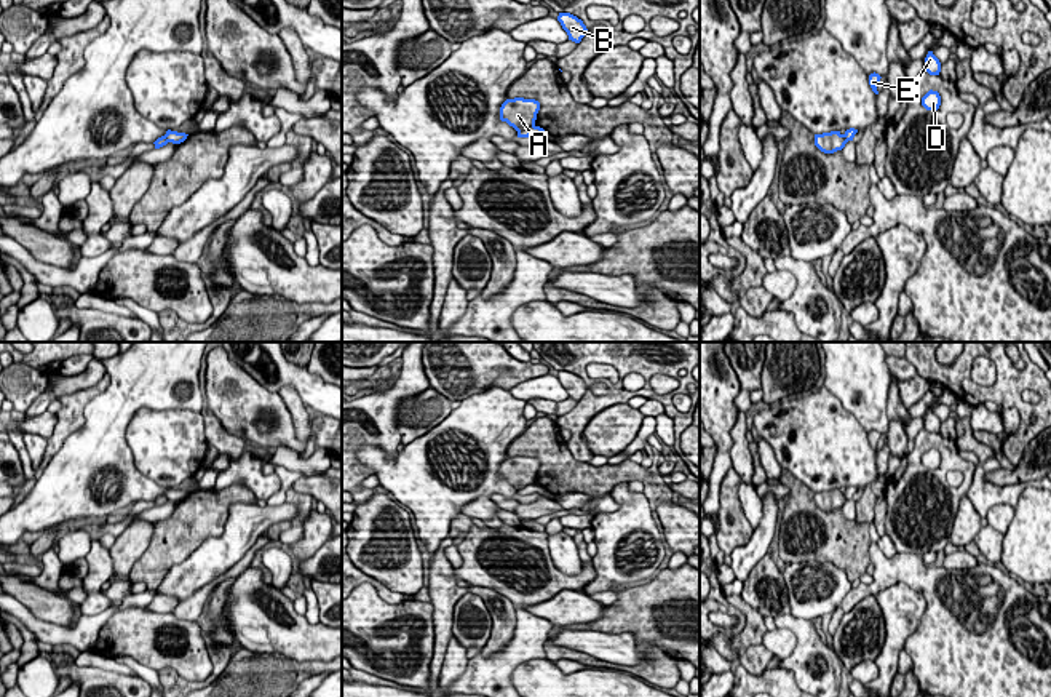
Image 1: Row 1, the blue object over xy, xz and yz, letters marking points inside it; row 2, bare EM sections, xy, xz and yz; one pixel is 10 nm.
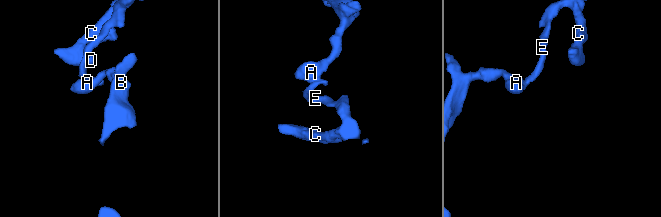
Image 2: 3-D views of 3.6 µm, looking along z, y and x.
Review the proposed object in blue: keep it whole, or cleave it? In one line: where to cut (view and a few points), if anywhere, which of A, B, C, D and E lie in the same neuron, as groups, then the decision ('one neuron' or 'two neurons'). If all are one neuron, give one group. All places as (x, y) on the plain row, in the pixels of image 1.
cut in xz along (534, 481), (518, 491); A B / C D E; two neurons

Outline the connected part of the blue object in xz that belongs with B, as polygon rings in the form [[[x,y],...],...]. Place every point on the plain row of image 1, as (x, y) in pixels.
[[[559,371],[557,379],[561,380],[562,387],[567,390],[569,398],[575,401],[580,401],[588,388],[583,379],[570,371]]]

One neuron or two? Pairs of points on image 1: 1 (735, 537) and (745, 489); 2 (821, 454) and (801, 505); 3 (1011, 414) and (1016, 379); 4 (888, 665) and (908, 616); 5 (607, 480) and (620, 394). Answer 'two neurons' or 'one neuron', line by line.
1: two neurons
2: two neurons
3: two neurons
4: one neuron
5: two neurons

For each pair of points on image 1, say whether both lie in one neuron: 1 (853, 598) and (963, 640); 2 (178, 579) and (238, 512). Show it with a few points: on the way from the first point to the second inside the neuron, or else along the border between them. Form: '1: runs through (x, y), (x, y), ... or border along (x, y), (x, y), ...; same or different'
1: runs through (884, 579), (887, 576), (914, 576), (944, 609); same
2: runs through (197, 571), (237, 531); same

